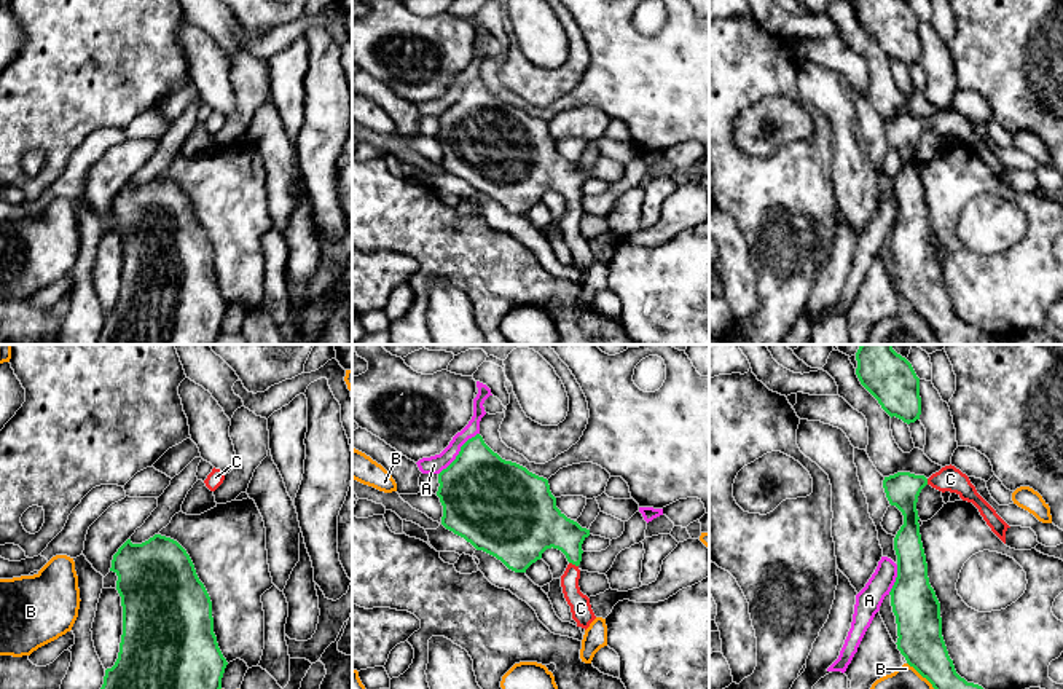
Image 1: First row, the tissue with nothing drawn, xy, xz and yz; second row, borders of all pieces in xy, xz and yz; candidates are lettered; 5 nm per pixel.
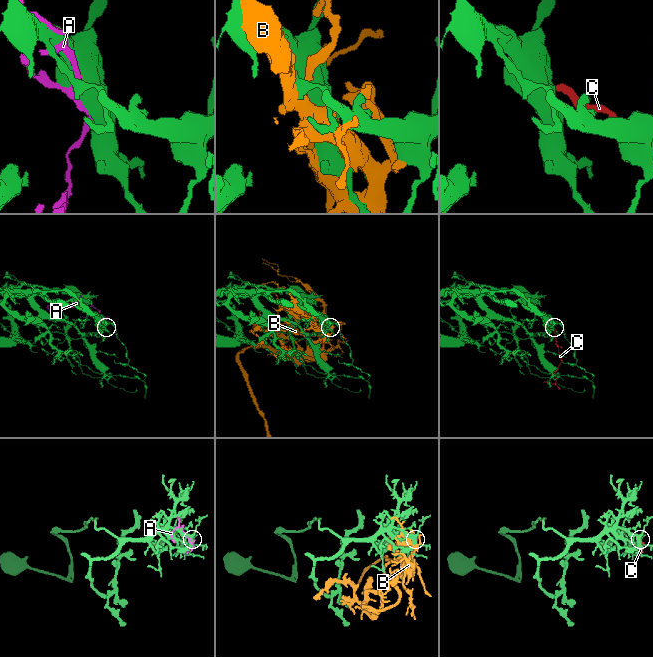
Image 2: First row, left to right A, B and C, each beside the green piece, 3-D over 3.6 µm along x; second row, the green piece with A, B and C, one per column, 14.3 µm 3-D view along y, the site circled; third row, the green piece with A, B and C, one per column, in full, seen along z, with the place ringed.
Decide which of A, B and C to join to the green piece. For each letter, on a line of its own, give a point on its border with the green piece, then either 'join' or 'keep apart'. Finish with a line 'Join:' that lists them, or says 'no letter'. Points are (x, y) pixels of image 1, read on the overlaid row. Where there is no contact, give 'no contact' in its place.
A: contact xz (459, 452); keep apart
B: contact yz (921, 675); keep apart
C: contact xz (574, 563); join
Join: C

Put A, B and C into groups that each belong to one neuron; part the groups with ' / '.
A / B / C

